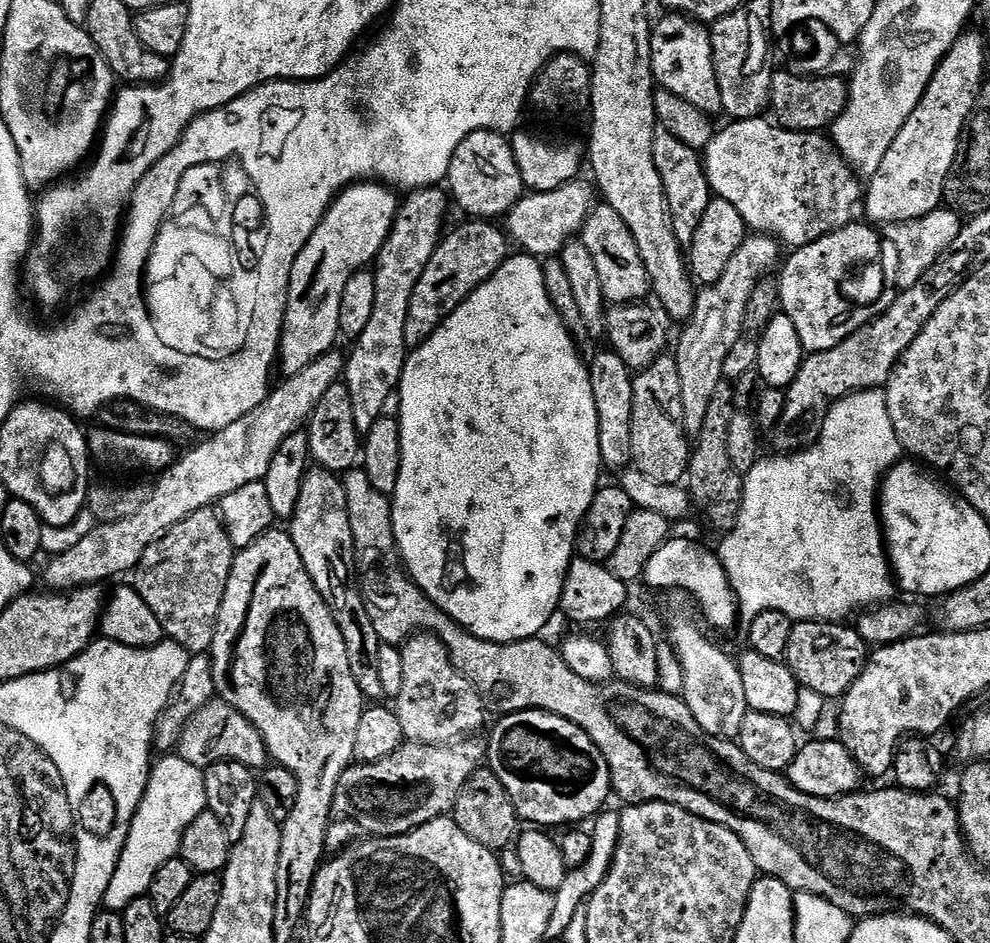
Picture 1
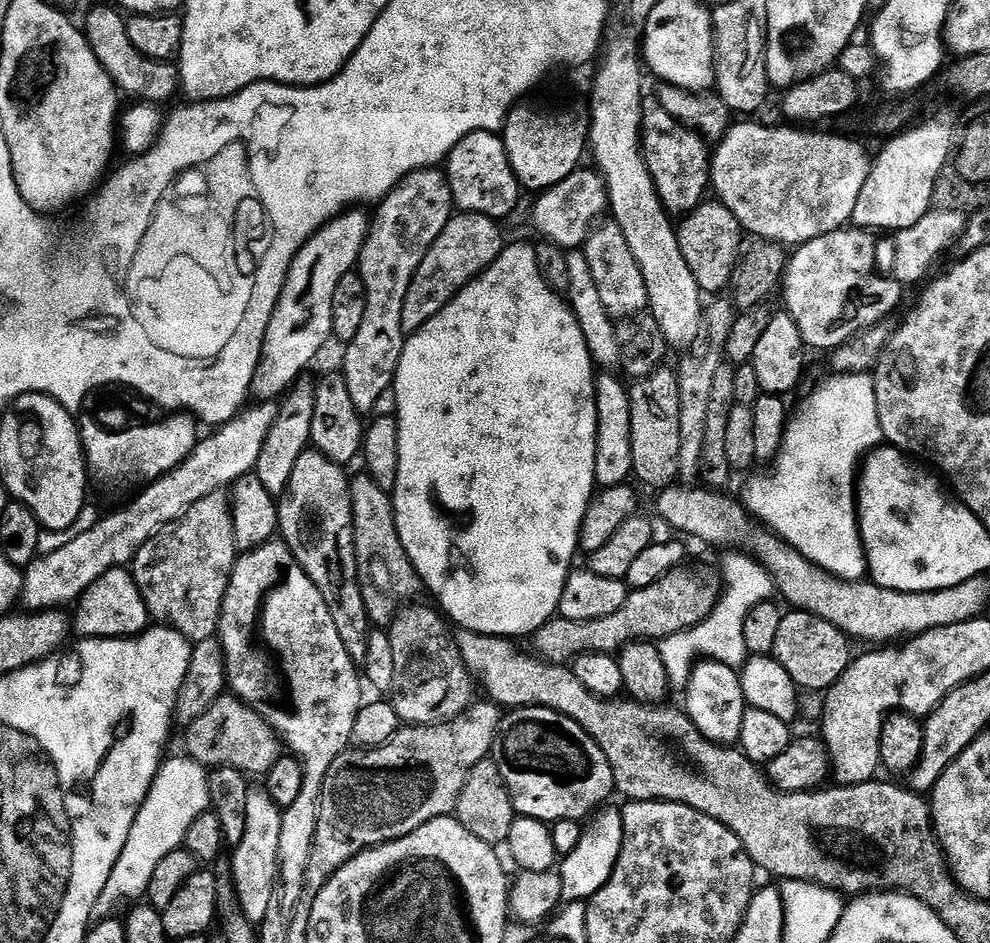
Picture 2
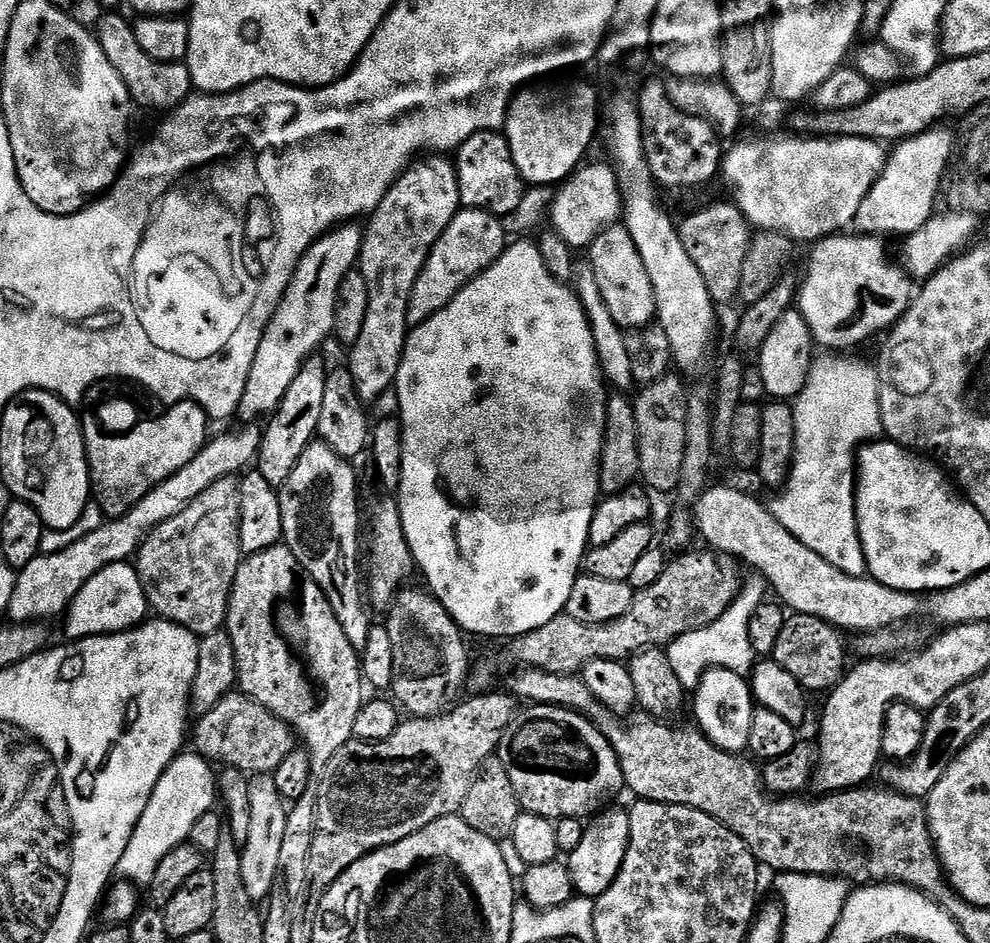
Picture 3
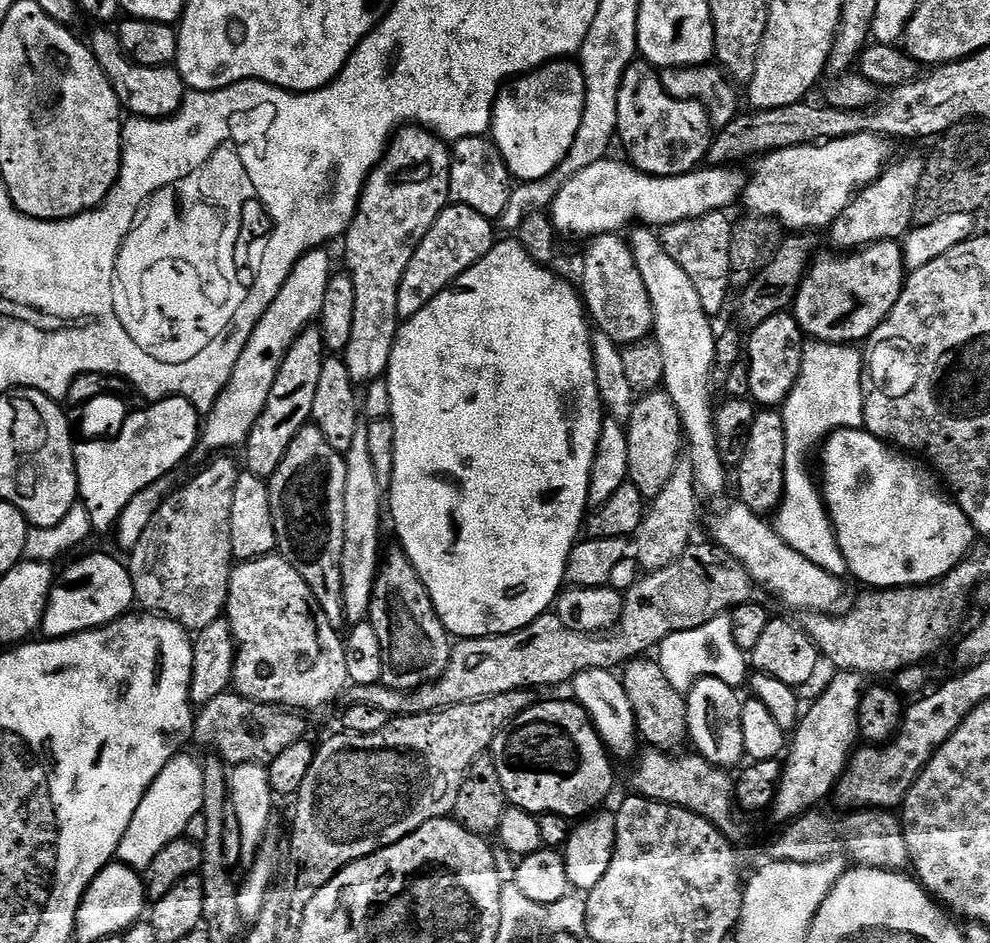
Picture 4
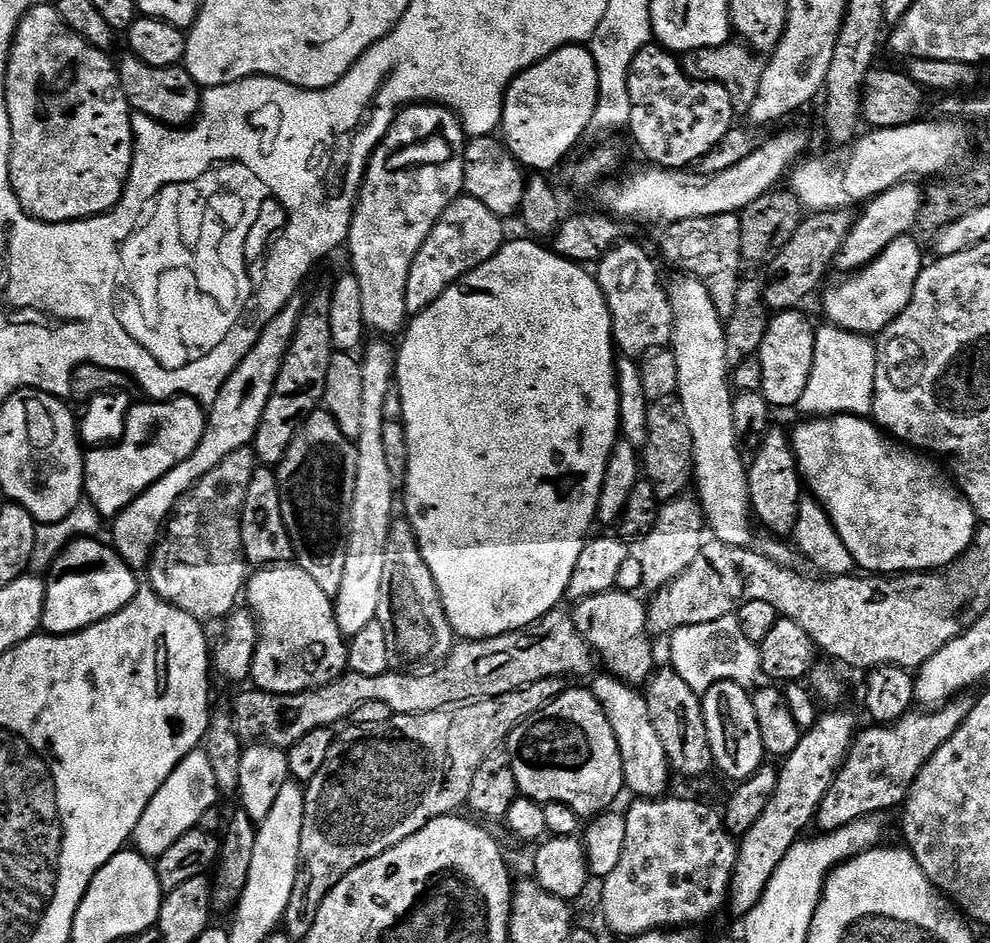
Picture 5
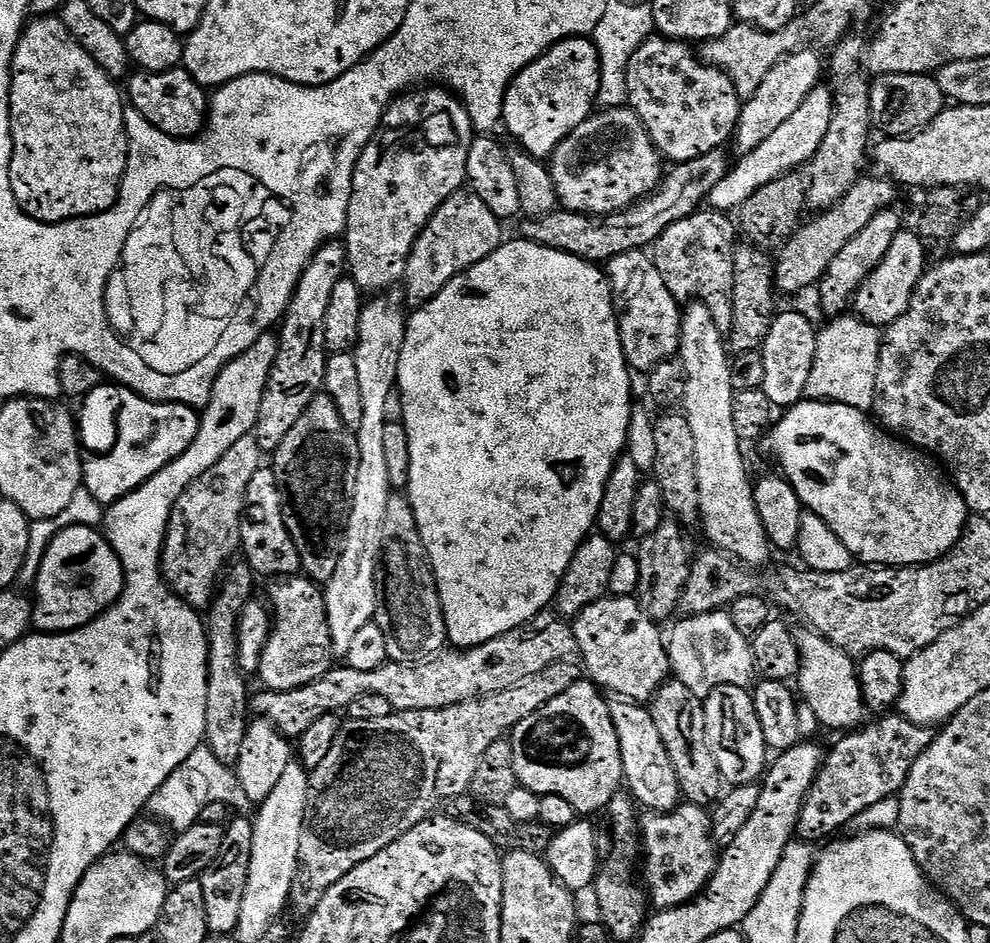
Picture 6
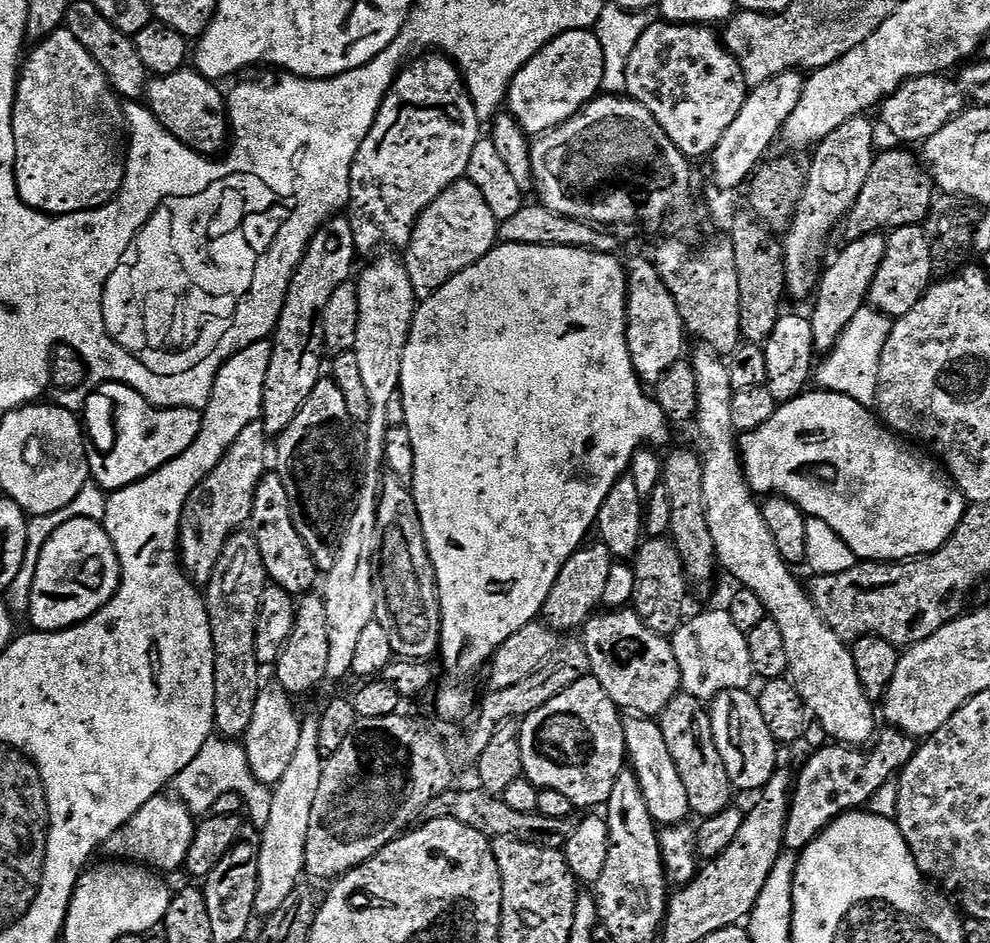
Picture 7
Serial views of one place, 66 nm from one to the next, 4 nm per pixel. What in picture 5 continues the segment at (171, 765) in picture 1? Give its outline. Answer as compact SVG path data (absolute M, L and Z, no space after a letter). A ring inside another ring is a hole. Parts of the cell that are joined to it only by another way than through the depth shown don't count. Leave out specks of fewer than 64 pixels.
M197 750L182 758L182 762L162 782L158 794L150 798L146 810L142 810L142 818L138 818L138 826L132 832L131 843L135 851L141 856L159 858L178 842L188 831L195 829L200 819L216 804L216 799L221 799L220 787L216 785L214 769L203 750Z

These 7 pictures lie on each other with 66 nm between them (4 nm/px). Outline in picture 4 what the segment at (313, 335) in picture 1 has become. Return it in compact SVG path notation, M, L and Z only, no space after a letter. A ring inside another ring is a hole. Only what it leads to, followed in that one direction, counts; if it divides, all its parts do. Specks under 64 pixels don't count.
M313 250L298 261L278 298L274 298L266 314L256 324L254 334L250 334L248 344L238 358L238 366L234 366L230 382L222 390L202 424L203 447L208 447L213 454L223 453L223 448L247 445L248 435L264 412L266 402L270 398L270 390L274 386L274 378L278 378L278 370L290 346L294 346L294 342L305 328L309 327L324 309L326 290L334 275L332 260L326 253L324 250Z

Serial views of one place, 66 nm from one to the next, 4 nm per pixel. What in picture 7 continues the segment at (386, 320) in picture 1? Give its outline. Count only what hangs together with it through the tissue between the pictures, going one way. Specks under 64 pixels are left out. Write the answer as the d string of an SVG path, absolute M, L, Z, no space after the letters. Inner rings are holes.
M420 54L411 62L405 63L400 71L396 73L392 85L385 93L380 102L380 109L377 110L376 117L366 134L362 146L356 154L356 160L352 163L352 168L348 174L348 203L346 213L348 220L352 223L352 236L357 253L375 253L380 243L407 245L409 237L412 236L412 227L416 224L416 219L424 212L426 206L453 184L455 180L465 179L468 163L472 160L472 155L476 152L476 143L480 140L481 117L476 115L476 107L472 105L472 97L469 96L467 88L464 87L464 78L460 75L459 68L443 54Z

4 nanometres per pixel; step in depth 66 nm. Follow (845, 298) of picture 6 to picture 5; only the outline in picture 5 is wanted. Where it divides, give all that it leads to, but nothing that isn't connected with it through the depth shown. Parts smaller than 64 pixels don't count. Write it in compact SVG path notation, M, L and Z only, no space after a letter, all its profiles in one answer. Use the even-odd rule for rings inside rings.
M919 183L895 184L893 188L887 188L863 205L864 213L855 217L850 234L846 234L846 242L842 242L842 250L835 258L837 269L840 267L844 274L859 272L870 262L874 262L874 258L878 258L878 254L882 254L882 250L886 250L890 242L894 242L899 236L909 235L916 228L922 199L921 185L916 184Z

